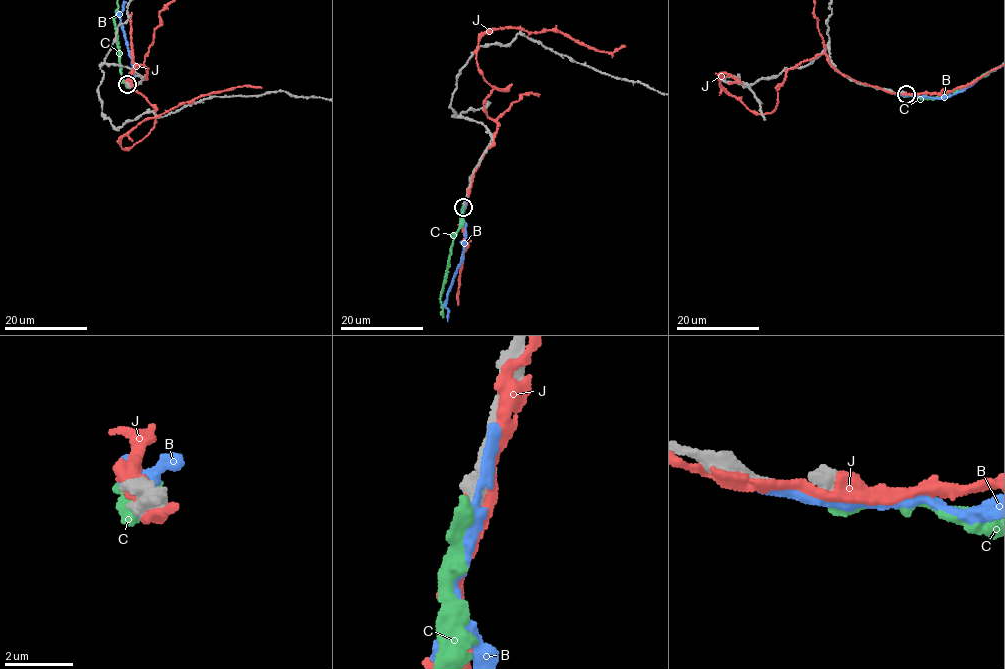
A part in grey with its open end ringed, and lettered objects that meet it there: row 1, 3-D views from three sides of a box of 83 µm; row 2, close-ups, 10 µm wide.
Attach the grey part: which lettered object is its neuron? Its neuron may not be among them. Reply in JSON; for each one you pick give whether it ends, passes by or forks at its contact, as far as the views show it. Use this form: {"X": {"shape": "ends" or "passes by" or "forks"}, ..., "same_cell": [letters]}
{"same_cell": []}

